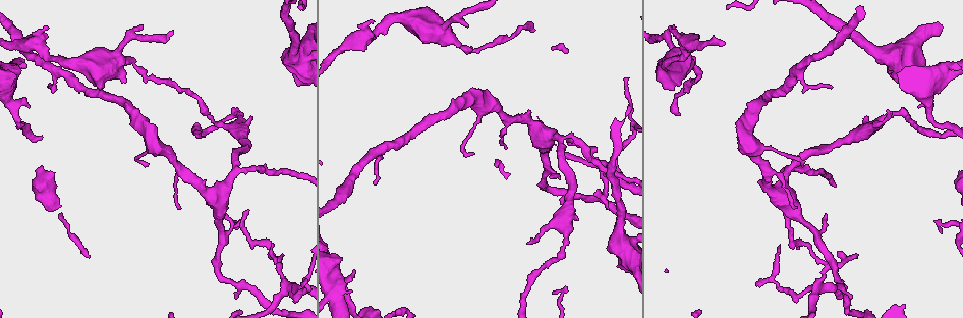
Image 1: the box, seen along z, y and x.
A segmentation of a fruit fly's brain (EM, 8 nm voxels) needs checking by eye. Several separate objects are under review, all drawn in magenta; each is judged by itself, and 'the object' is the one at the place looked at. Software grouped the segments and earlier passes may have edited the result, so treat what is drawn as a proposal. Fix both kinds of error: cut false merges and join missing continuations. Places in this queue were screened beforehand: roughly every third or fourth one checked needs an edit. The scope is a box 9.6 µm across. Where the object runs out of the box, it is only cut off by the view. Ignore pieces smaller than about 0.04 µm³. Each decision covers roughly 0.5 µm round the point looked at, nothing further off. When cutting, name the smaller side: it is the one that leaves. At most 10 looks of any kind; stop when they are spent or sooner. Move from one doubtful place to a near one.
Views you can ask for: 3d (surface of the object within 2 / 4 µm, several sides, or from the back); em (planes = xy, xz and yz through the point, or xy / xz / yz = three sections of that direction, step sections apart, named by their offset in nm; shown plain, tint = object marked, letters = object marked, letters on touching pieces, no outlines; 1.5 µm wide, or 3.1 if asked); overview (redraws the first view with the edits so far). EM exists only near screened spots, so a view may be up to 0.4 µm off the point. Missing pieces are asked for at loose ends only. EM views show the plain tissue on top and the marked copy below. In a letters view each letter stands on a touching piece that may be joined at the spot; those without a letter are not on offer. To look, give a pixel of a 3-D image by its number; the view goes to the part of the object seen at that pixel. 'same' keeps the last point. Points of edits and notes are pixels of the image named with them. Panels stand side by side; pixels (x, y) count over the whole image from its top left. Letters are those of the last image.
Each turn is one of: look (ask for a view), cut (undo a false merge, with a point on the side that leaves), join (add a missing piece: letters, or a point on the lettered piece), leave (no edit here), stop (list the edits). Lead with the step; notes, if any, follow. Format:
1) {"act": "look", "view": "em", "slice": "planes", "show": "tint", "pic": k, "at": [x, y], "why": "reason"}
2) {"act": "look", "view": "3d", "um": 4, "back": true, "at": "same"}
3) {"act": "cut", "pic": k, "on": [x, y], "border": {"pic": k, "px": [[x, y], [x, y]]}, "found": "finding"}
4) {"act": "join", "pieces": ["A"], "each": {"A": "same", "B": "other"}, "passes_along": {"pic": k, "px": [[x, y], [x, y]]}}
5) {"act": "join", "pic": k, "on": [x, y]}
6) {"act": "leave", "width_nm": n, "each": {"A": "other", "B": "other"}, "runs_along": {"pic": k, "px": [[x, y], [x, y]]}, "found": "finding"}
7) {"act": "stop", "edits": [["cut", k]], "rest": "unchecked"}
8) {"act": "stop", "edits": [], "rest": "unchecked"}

{"act": "look", "view": "em", "slice": "xz", "step": 4, "show": "tint", "pic": 1, "at": [46, 28], "why": "an open end"}

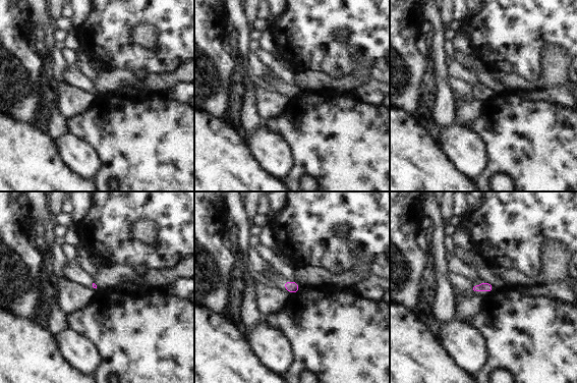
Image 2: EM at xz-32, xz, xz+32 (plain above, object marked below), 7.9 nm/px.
{"act": "look", "view": "em", "slice": "yz", "step": 8, "show": "letters", "at": "same", "why": "another direction"}

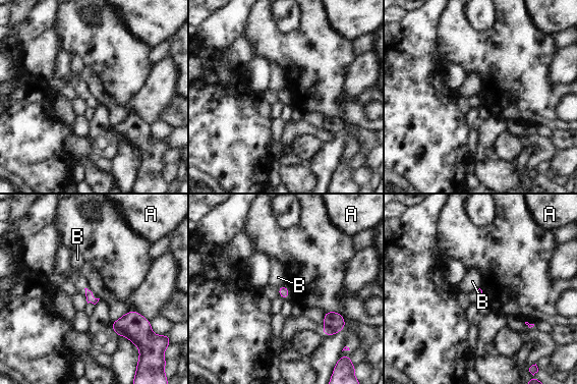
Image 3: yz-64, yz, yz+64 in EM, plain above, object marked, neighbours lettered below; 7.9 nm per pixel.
{"act": "leave", "each": {"A": "other", "B": "other"}, "border": {"pic": 3, "px": [[284, 284], [278, 288]]}, "found": "none of them fits"}

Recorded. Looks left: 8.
{"act": "look", "view": "3d", "um": 4, "pic": 1, "at": [464, 50], "why": "calibre changes"}

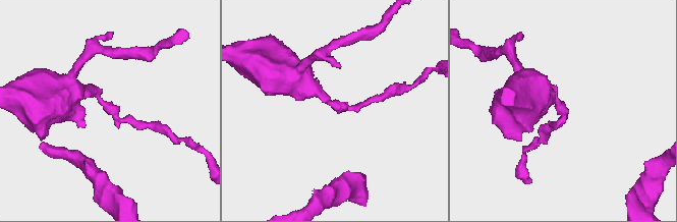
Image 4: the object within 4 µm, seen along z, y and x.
{"act": "look", "view": "em", "slice": "planes", "show": "tint", "pic": 4, "at": [559, 106]}

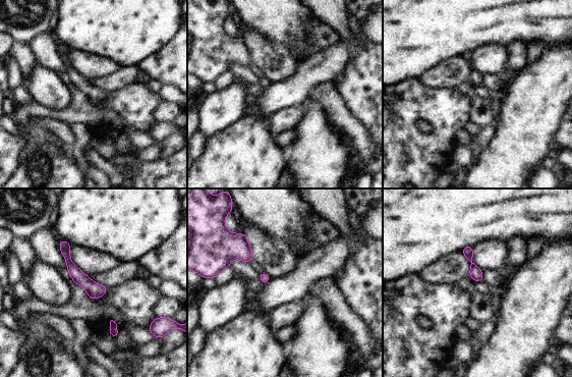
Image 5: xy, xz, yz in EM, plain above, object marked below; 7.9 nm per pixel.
{"act": "look", "view": "em", "slice": "planes", "show": "letters", "at": "same", "why": "see the neighbours"}

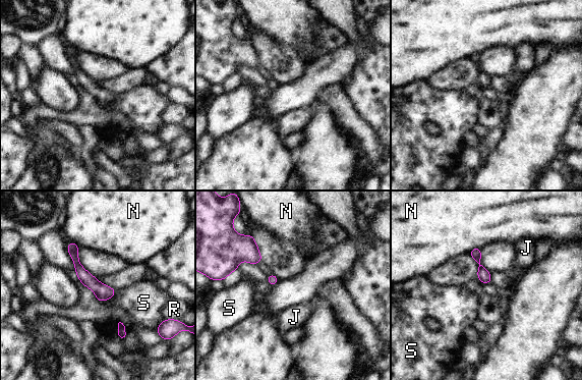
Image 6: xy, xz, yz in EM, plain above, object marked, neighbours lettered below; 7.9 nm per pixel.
{"act": "leave", "width_nm": 130, "each": {"J": "other", "N": "other", "R": "other", "S": "other"}, "runs_along": {"pic": 6, "px": [[69, 245], [80, 271], [110, 294]]}, "found": "one neuron here"}

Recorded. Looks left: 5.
{"act": "look", "view": "em", "slice": "planes", "show": "letters", "pic": 1, "at": [802, 164], "why": "branch stops here"}

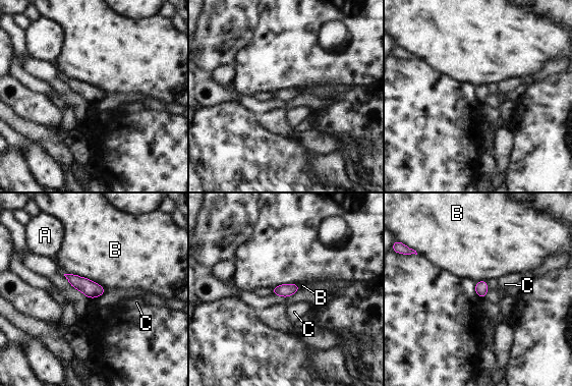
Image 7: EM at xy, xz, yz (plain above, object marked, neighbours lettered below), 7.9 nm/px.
{"act": "leave", "each": {"A": "other", "B": "other", "C": "other"}, "border": {"pic": 7, "px": [[64, 273], [87, 277], [105, 288]]}, "found": "none of them fits"}

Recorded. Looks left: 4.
{"act": "look", "view": "3d", "um": 2, "pic": 1, "at": [918, 107], "why": "an open end"}

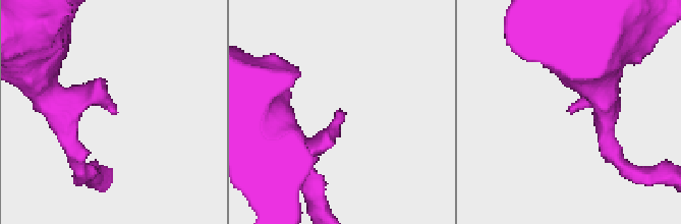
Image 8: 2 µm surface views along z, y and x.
{"act": "look", "view": "em", "slice": "planes", "show": "letters", "pic": 8, "at": [113, 113]}

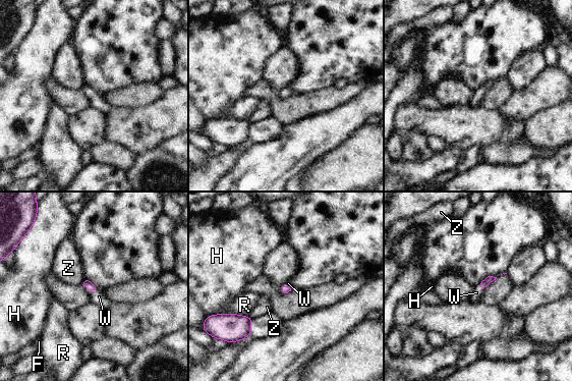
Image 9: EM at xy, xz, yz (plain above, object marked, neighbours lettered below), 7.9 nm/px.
{"act": "join", "pieces": ["W"], "each": {"F": "other", "H": "other", "R": "other", "W": "same", "Z": "other"}, "passes_along": {"pic": 9, "px": [[87, 283], [92, 289], [99, 296]]}, "found": "it goes on there"}

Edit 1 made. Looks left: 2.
{"act": "look", "view": "em", "slice": "xy", "step": 4, "show": "letters", "pic": 1, "at": [565, 242], "why": "sudden change in width"}

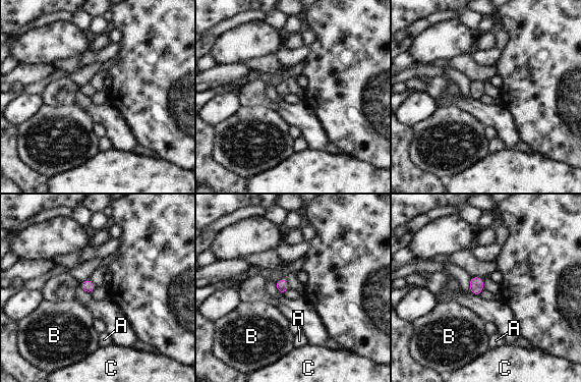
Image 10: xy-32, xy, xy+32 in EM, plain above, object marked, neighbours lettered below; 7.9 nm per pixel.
{"act": "look", "view": "em", "slice": "planes", "show": "letters", "at": "same", "why": "cut it another way"}

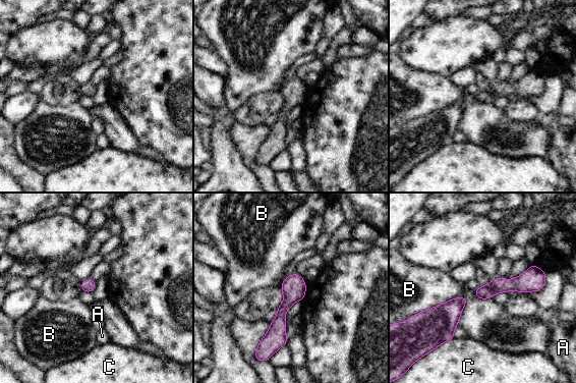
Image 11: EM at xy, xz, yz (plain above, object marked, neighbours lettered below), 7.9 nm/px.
{"act": "leave", "longest_contact_nm": ["B", 400], "each": {"A": "other", "B": "other", "C": "other"}, "runs_along": {"pic": 11, "px": [[296, 276], [270, 346]]}, "found": "all the same neuron"}

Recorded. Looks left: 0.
{"act": "stop", "edits": [["join", 9]], "rest": "unchecked"}

